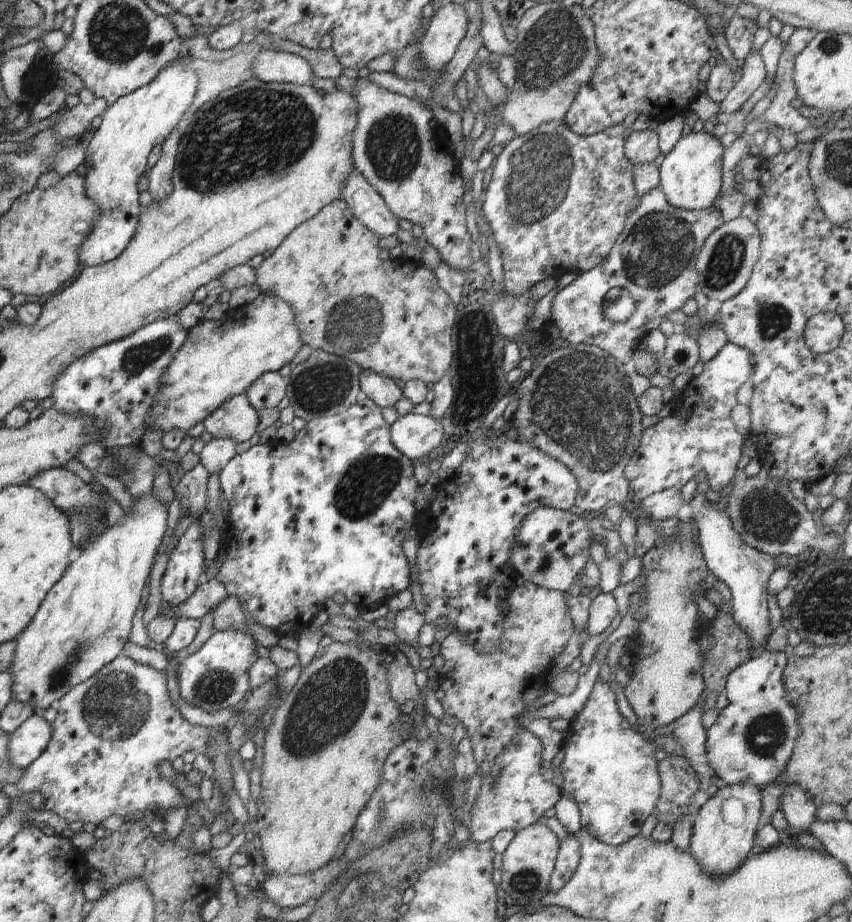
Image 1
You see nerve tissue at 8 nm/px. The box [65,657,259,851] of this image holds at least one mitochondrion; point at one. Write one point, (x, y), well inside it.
(117, 707)

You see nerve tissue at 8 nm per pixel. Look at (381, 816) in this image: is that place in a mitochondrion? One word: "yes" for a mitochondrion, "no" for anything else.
yes

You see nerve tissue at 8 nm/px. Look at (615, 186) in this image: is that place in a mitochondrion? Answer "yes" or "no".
no

